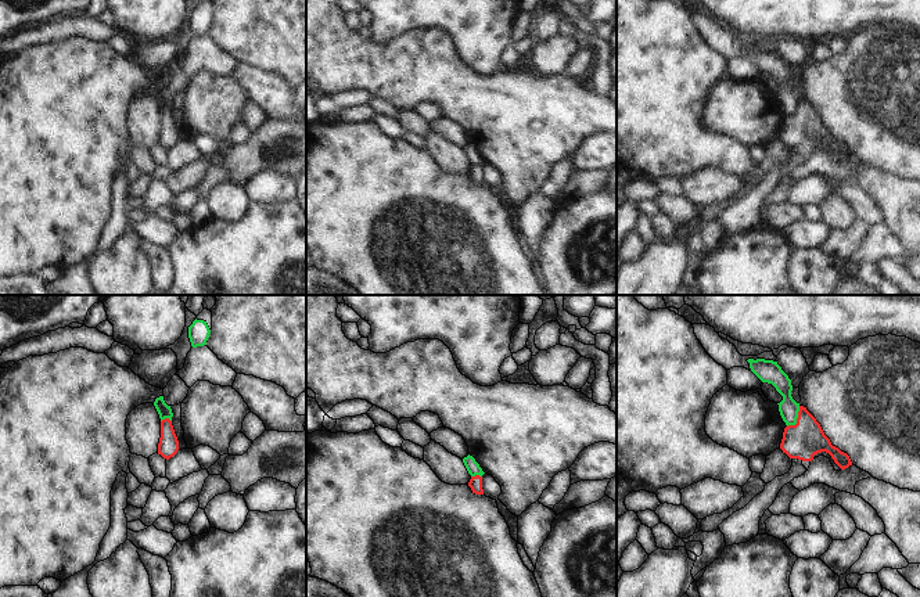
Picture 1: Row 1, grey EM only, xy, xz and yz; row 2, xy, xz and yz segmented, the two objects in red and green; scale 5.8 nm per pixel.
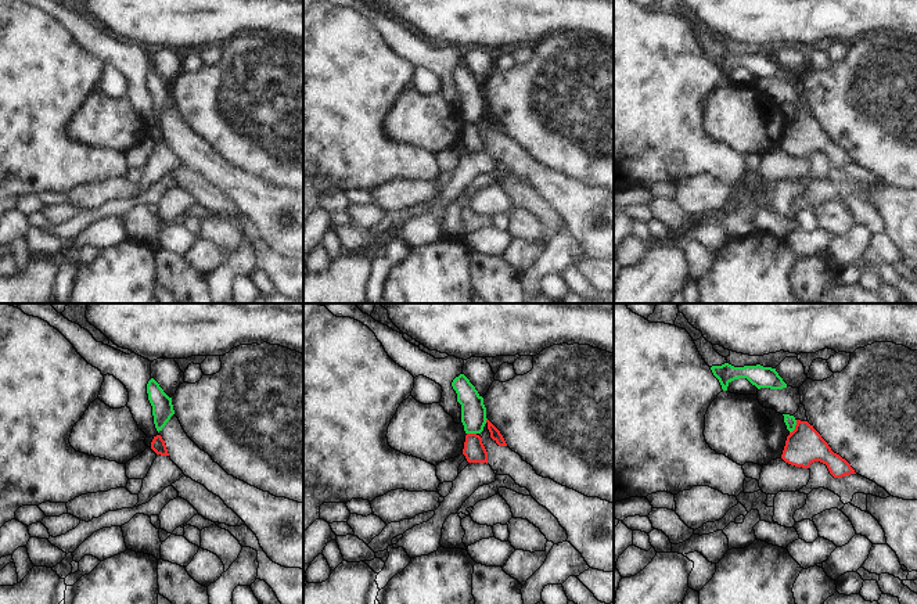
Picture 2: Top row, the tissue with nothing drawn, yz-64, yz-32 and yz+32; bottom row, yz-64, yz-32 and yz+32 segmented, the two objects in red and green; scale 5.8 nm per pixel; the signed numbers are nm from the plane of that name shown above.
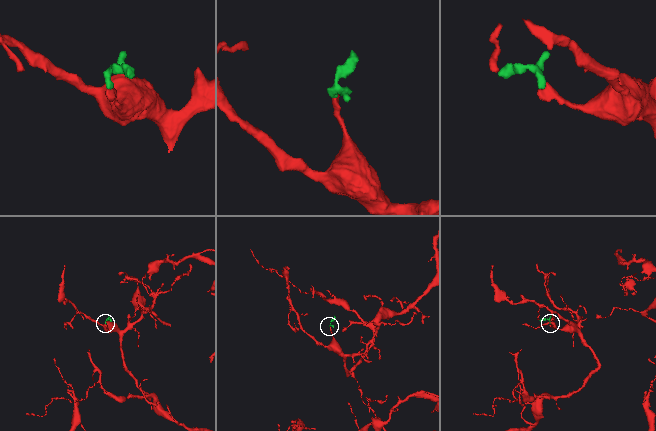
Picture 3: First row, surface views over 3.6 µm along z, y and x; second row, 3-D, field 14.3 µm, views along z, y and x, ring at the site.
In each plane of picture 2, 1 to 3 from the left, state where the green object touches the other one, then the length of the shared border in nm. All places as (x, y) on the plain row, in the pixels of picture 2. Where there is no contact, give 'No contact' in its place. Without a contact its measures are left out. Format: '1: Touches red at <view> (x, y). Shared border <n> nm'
1: No contact
2: Touches red at yz-32 (471, 123). Shared border 60 nm
3: Touches red at yz+32 (795, 117). Shared border 90 nm

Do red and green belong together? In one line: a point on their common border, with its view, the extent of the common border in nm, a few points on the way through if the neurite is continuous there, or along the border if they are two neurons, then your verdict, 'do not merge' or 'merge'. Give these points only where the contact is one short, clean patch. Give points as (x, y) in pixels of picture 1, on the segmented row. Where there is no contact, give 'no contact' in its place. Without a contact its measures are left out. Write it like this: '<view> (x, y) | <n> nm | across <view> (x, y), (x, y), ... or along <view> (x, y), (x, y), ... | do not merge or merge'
yz (797, 419) | 150 nm | along yz (800, 406), (797, 421), (787, 427) | do not merge

